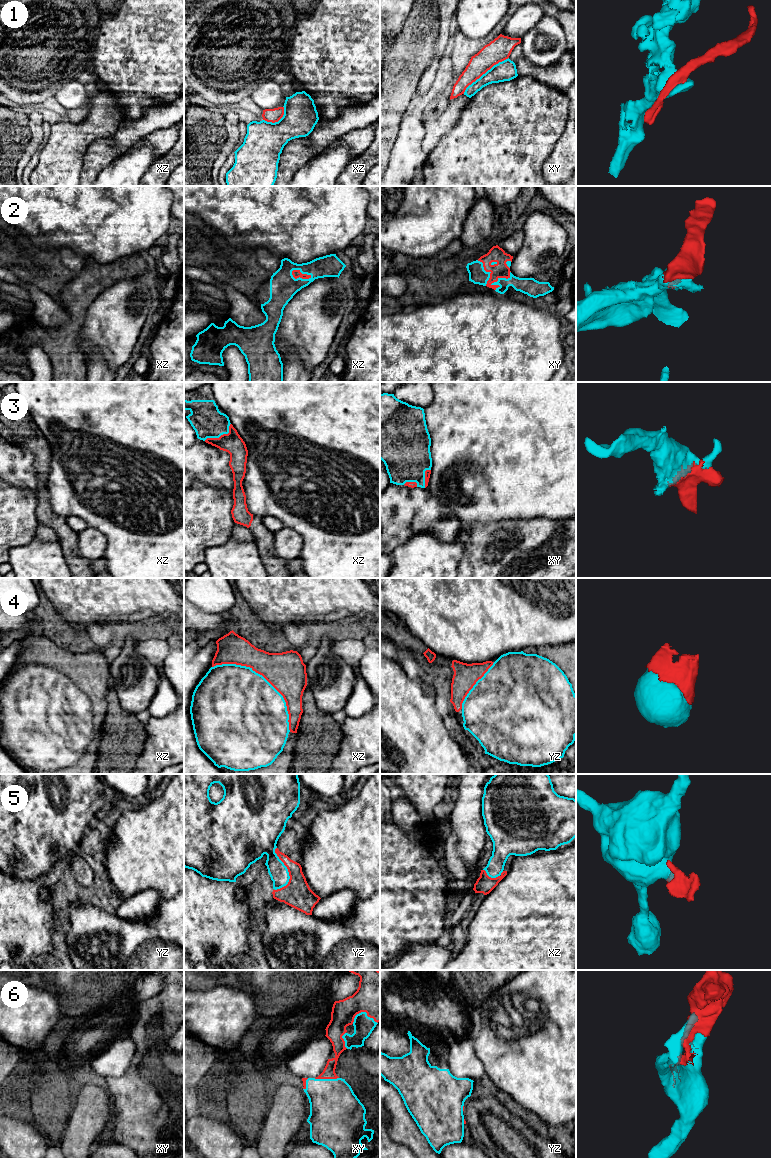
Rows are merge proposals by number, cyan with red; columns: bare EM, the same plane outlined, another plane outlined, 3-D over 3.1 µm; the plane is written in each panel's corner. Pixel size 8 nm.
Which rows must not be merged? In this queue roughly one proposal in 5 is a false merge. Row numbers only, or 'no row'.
1, 5

